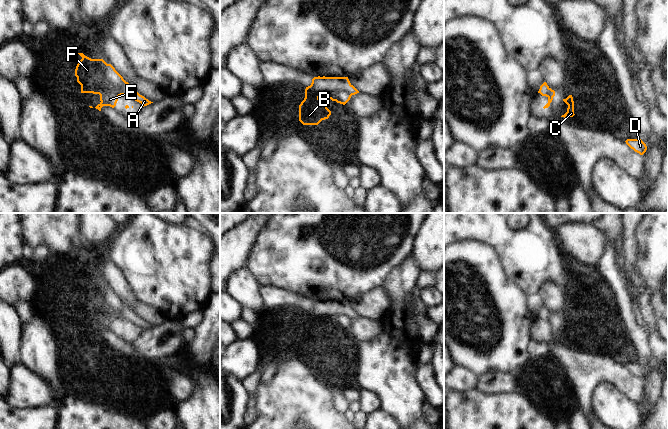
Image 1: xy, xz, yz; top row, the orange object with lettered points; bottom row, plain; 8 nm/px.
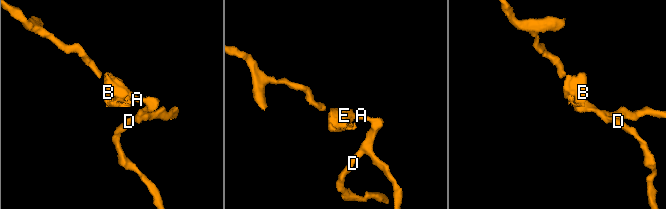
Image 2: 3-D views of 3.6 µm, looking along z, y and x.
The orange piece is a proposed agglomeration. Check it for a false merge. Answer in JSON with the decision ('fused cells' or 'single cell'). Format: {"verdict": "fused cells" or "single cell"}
{"verdict": "single cell"}

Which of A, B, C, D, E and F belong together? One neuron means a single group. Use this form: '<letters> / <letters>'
A B C D E F

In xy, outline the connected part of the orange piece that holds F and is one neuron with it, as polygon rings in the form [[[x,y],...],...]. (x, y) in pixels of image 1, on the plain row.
[[[83,277],[78,278],[82,283],[78,285],[75,300],[81,309],[81,317],[99,318],[101,326],[95,331],[99,335],[103,330],[114,332],[121,319],[134,323],[143,331],[153,327],[140,319],[111,288],[103,283],[91,283]]]

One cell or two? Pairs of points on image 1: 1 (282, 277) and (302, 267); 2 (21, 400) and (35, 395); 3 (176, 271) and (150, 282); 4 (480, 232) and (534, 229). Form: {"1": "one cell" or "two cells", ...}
{"1": "one cell", "2": "one cell", "3": "one cell", "4": "one cell"}

